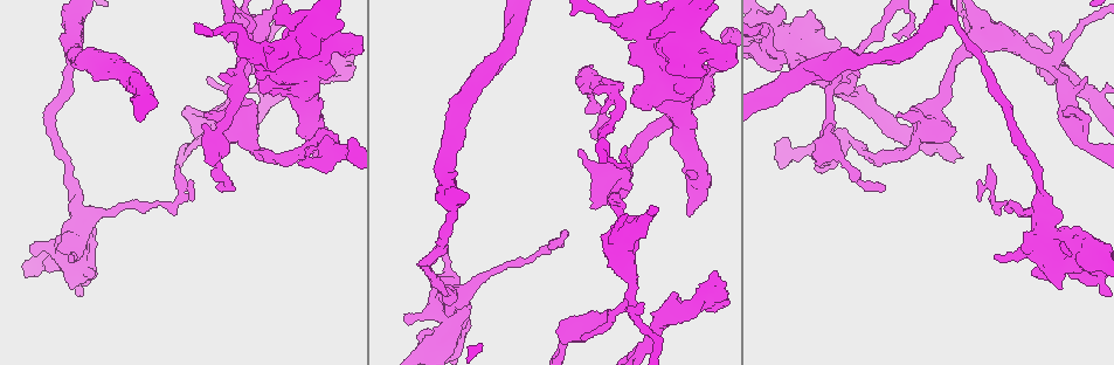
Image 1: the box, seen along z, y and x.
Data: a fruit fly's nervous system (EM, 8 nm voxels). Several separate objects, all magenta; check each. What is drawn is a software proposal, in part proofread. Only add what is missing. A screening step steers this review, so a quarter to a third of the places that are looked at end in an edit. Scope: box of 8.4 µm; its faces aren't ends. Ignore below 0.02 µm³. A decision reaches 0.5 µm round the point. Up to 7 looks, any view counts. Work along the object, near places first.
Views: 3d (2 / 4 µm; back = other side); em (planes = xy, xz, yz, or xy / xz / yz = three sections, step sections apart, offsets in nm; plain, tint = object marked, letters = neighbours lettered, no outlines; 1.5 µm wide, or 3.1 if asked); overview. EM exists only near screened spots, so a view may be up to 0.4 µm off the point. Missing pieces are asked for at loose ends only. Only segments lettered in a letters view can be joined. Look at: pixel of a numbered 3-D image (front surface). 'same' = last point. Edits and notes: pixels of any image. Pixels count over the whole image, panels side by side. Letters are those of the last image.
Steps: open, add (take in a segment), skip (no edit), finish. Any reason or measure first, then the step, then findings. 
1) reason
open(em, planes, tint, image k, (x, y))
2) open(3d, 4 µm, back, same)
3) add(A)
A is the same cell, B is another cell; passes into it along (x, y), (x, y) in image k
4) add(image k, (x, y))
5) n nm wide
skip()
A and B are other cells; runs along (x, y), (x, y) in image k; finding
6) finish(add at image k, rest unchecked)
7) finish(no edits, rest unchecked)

end of a long branch
open(em, planes, letters, image 1, (623, 147))

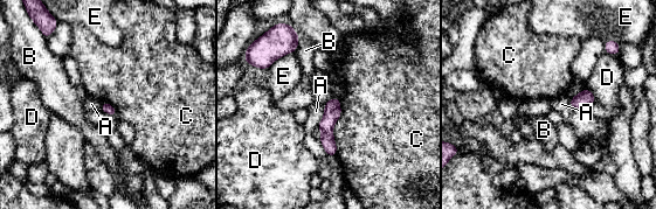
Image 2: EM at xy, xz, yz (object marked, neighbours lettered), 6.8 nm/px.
C touches over 400 nm
skip()
A, B, C, D and E are other cells; runs along (336, 100), (328, 122), (330, 153) in image 2; no lettered segment goes on from it

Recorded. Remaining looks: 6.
branch stops here
open(3d, 4 µm, back, image 1, (298, 163))

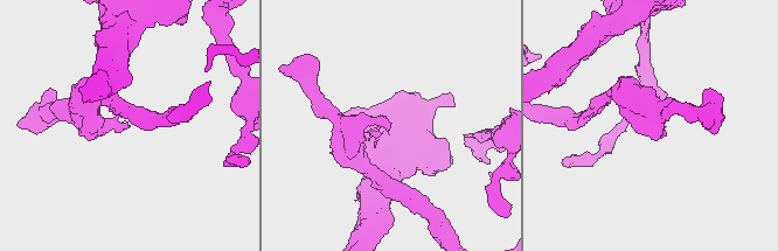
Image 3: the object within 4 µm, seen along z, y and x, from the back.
open(em, planes, letters, image 3, (389, 129))

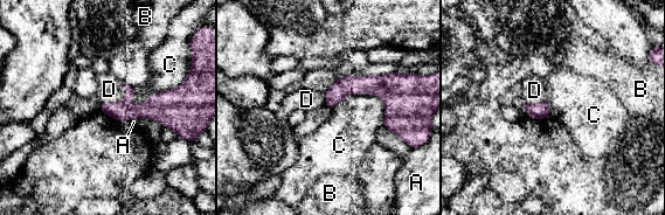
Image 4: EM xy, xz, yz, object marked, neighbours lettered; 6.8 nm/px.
add(D)
D is the same cell, A, B and C are other cells; it goes on there

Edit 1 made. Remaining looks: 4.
open(overview)

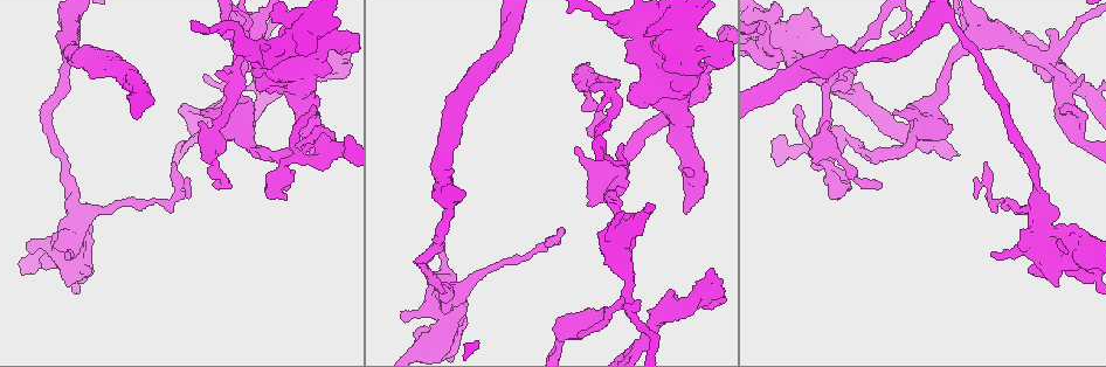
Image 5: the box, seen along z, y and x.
free end
open(em, planes, letters, image 5, (202, 111))

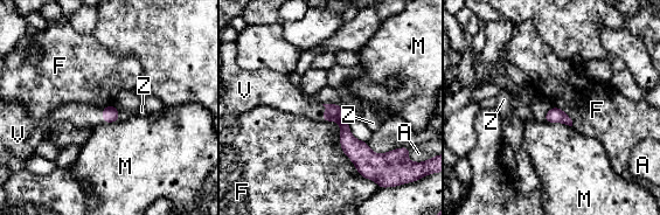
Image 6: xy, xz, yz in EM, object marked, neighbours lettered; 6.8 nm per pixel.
F touches over 550 nm
add(V)
V is the same cell, A, F, M and Z are other cells; passes into it along (334, 112), (324, 112), (290, 99) in image 6; it goes on there

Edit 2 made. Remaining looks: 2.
finish(add at image 4, add at image 6, rest unchecked)

